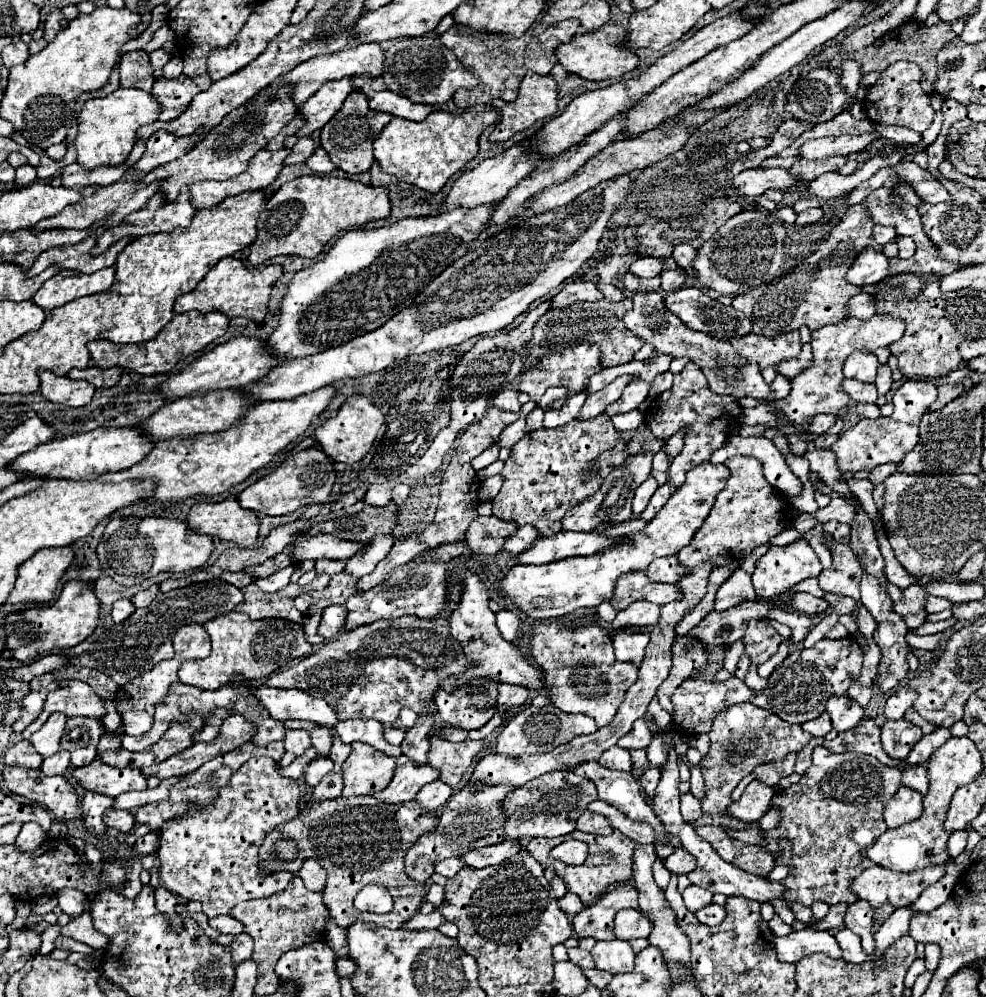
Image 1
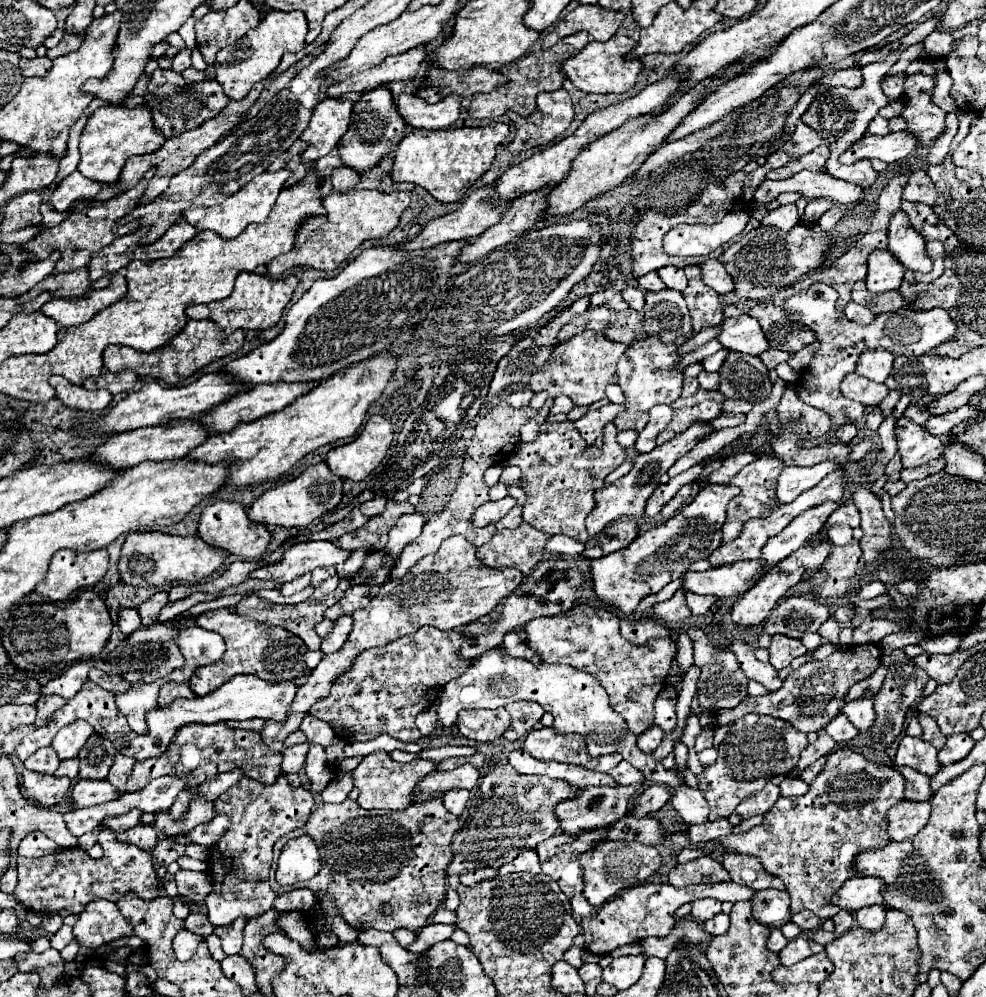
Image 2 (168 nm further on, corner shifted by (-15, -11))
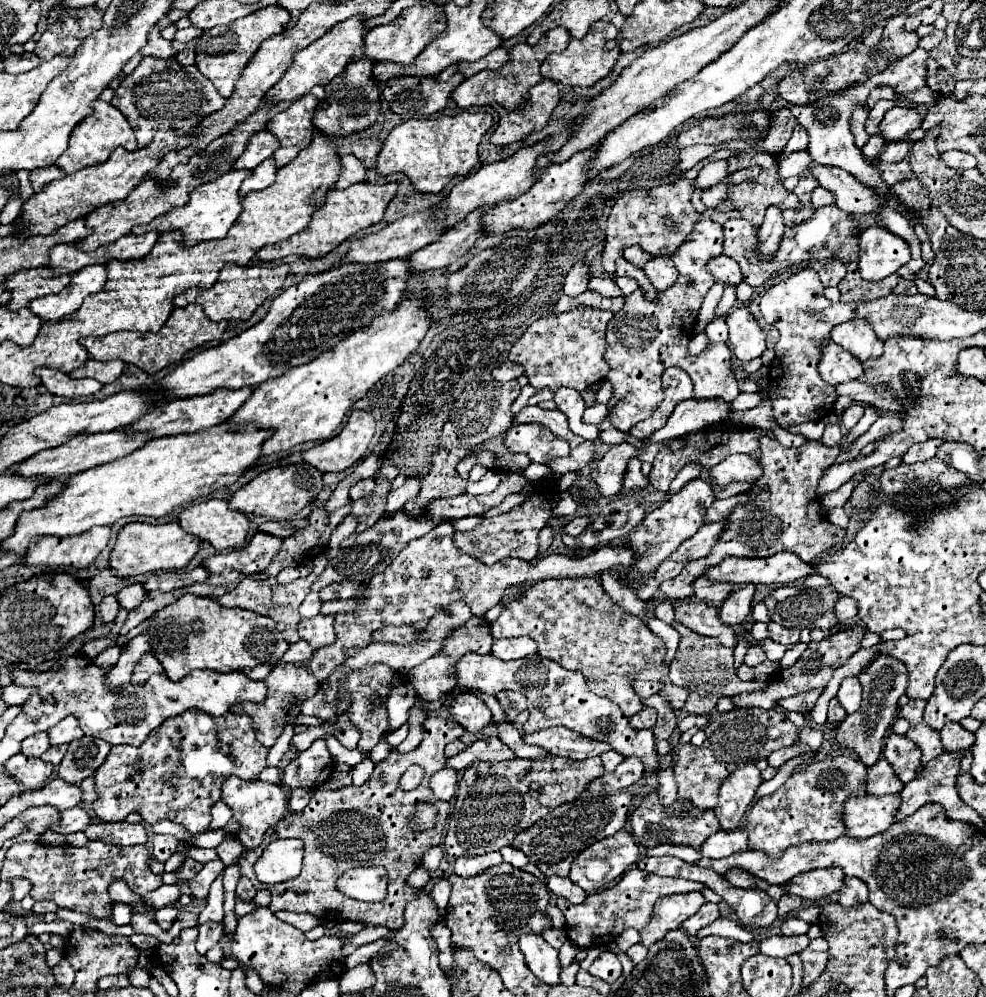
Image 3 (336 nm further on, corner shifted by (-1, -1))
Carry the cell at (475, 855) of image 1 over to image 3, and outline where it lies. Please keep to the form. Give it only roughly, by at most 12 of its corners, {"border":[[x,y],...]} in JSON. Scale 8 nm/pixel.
{"border":[[512,846],[502,848],[504,862],[544,880],[528,856]]}

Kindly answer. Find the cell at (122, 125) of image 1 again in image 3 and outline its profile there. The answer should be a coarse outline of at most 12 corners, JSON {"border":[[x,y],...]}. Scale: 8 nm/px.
{"border":[[108,102],[70,134],[56,166],[74,174],[114,148],[134,152],[126,118]]}

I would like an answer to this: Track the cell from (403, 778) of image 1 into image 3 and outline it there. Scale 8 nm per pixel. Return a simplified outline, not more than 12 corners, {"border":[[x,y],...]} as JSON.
{"border":[[482,738],[446,766],[462,772],[480,760],[512,760],[500,738]]}

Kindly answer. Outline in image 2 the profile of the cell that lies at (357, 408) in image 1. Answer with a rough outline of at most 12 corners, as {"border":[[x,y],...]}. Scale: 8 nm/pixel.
{"border":[[374,414],[350,444],[326,454],[342,480],[364,480],[382,462],[392,424]]}

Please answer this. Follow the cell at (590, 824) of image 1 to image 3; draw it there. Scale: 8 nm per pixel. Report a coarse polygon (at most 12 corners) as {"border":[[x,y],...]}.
{"border":[[650,794],[650,816],[634,814],[634,838],[696,850],[720,830],[714,810],[686,798],[672,808]]}

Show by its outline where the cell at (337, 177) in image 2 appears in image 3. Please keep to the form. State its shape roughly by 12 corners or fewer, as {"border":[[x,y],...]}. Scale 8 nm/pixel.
{"border":[[342,156],[336,188],[366,180],[366,170],[356,156]]}

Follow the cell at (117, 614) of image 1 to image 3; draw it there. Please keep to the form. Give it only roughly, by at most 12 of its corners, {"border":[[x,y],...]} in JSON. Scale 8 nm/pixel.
{"border":[[114,596],[100,602],[98,610],[104,624],[112,624],[120,604]]}

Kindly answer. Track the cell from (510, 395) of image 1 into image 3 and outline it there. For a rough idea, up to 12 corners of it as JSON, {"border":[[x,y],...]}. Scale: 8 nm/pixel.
{"border":[[506,360],[494,370],[498,382],[518,378],[524,370]]}

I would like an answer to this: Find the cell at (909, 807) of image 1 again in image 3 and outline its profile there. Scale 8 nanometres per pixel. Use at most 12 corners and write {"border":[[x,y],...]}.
{"border":[[900,796],[844,802],[850,838],[870,838],[894,824]]}

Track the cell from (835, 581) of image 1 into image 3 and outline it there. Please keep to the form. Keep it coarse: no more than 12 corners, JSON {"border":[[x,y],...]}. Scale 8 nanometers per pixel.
{"border":[[762,438],[770,498],[734,506],[706,558],[660,590],[686,600],[724,558],[804,562],[840,544],[816,486],[840,448]]}

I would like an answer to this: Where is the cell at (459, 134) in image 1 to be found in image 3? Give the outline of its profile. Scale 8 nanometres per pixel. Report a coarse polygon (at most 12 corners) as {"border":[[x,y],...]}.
{"border":[[488,112],[406,120],[384,140],[382,176],[440,192],[478,164]]}

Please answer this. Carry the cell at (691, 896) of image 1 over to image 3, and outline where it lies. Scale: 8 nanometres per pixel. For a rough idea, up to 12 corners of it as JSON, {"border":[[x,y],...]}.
{"border":[[700,892],[664,896],[654,904],[640,944],[678,930],[702,904]]}

